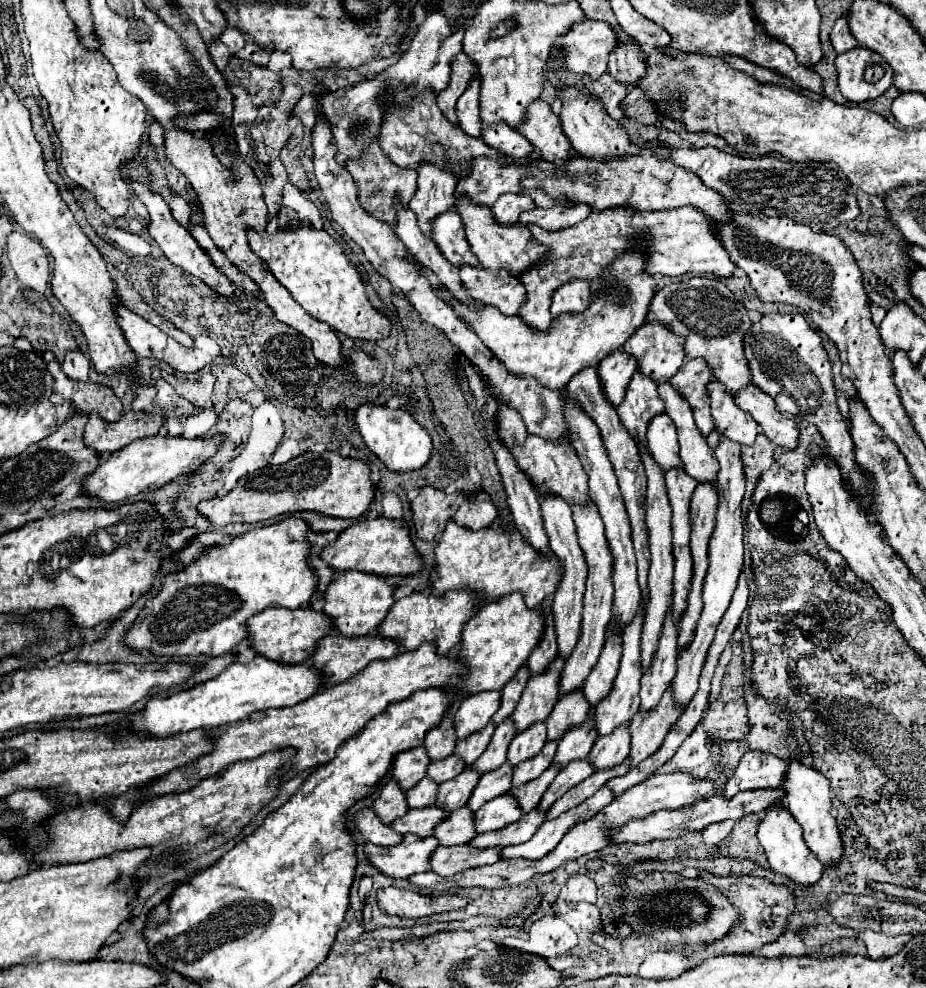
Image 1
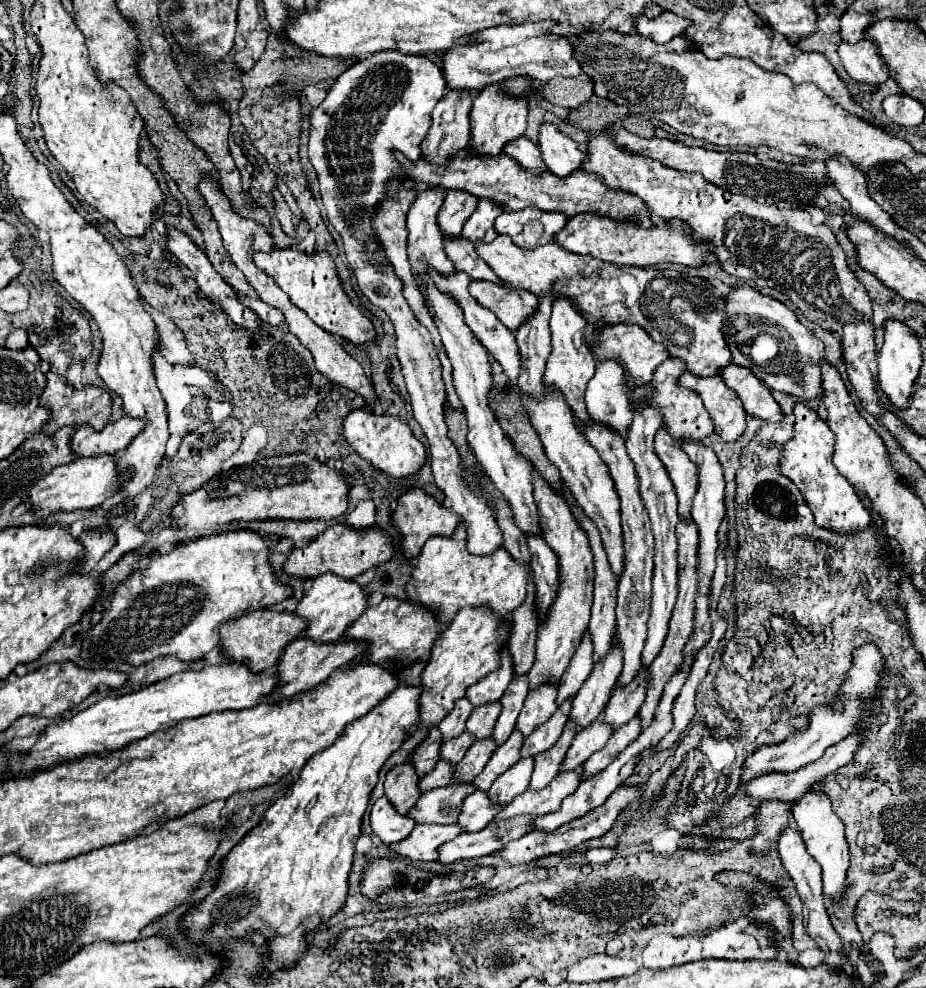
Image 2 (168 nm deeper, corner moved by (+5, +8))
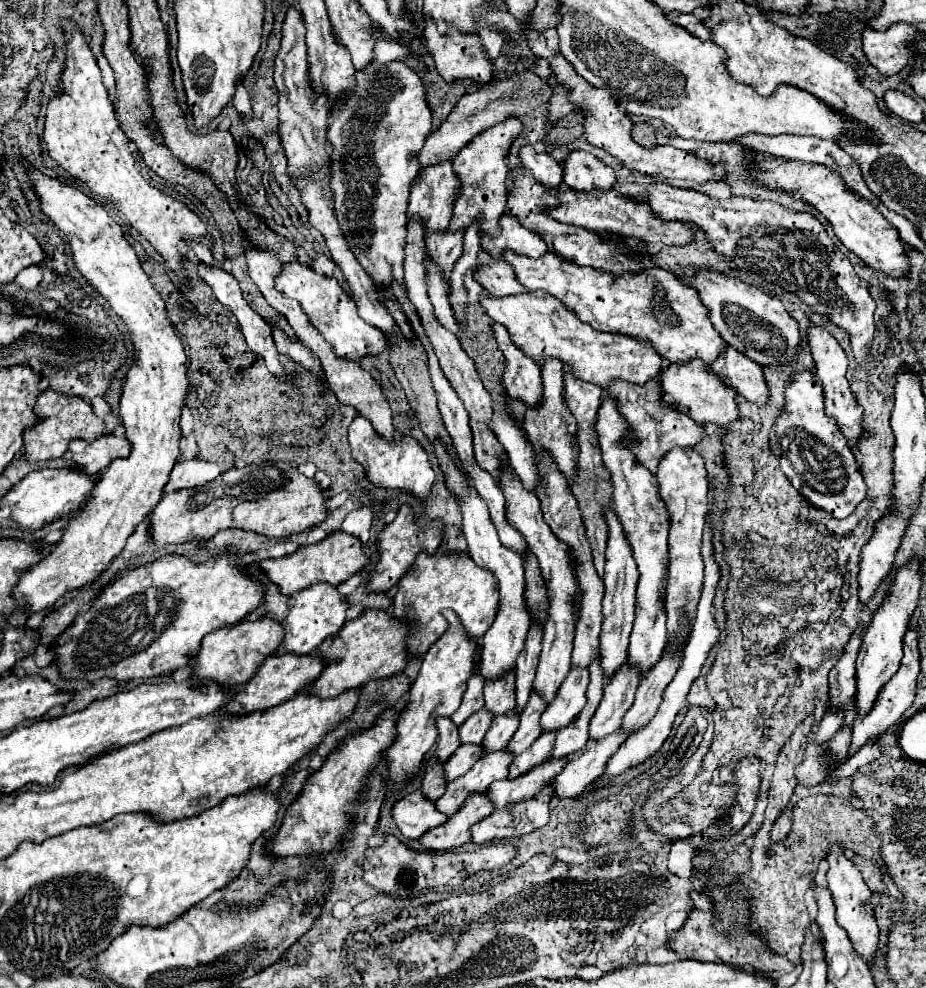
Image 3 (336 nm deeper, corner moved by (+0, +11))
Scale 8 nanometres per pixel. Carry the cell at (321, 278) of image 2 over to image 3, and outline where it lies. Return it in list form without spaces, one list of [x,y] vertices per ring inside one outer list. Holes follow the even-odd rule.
[[[291,262],[283,268],[283,272],[275,280],[275,288],[283,292],[287,298],[299,302],[309,322],[323,334],[323,338],[333,346],[333,352],[341,360],[361,360],[365,356],[377,356],[385,350],[385,334],[377,328],[365,324],[355,312],[355,302],[347,296],[335,278],[319,276],[315,270],[301,266],[299,262]]]

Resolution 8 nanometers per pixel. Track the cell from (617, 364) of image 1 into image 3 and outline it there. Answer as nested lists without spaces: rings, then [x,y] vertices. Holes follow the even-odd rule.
[[[603,400],[599,408],[599,422],[597,422],[597,434],[599,434],[599,446],[603,452],[603,462],[607,470],[611,472],[613,482],[613,510],[617,512],[619,520],[623,522],[623,530],[627,536],[627,542],[631,546],[633,558],[639,568],[639,584],[637,584],[637,604],[635,604],[635,624],[631,632],[631,644],[629,644],[629,662],[639,668],[641,674],[645,674],[649,668],[653,668],[667,644],[667,628],[665,628],[665,588],[669,580],[669,552],[667,552],[667,532],[669,532],[669,512],[659,498],[657,492],[657,478],[635,460],[635,456],[623,448],[621,438],[629,430],[629,424],[619,414],[613,400]]]

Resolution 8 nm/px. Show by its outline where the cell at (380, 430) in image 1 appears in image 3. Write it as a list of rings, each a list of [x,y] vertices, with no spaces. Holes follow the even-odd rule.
[[[357,416],[351,426],[349,426],[349,444],[353,458],[365,468],[369,482],[381,488],[395,488],[395,490],[405,490],[413,494],[419,500],[425,500],[431,494],[431,486],[435,480],[435,474],[429,466],[425,450],[417,444],[413,438],[401,438],[401,442],[389,444],[385,438],[381,438],[371,422],[363,416]]]

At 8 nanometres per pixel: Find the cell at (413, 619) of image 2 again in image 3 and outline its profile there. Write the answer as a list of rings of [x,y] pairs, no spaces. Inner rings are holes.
[[[367,610],[353,622],[347,622],[335,636],[323,640],[317,648],[317,656],[325,662],[323,672],[311,682],[309,692],[319,698],[335,698],[345,690],[361,688],[369,680],[389,678],[401,674],[409,662],[405,638],[409,634],[409,626],[395,620],[389,612],[383,610]]]

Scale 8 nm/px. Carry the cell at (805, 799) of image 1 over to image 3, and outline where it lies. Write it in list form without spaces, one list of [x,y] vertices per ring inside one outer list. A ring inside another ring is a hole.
[[[837,844],[831,846],[827,862],[831,866],[827,872],[827,882],[829,882],[829,890],[837,908],[837,924],[847,930],[855,952],[867,964],[871,964],[875,960],[877,944],[879,944],[879,926],[875,922],[875,906],[871,902],[871,890],[867,888],[861,872],[855,868],[855,864],[845,856],[845,852]]]

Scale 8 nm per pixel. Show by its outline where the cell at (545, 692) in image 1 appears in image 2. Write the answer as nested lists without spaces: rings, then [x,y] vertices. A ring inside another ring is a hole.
[[[532,467],[534,475],[534,501],[538,503],[538,513],[542,515],[542,533],[546,543],[554,549],[560,563],[560,587],[556,601],[546,613],[544,625],[538,629],[536,641],[536,661],[528,673],[530,691],[542,685],[556,685],[564,675],[578,643],[582,641],[582,631],[588,627],[590,607],[592,607],[592,583],[594,583],[594,563],[592,563],[592,549],[586,533],[582,531],[580,523],[572,515],[572,505],[568,503],[566,495],[552,489],[544,477]]]

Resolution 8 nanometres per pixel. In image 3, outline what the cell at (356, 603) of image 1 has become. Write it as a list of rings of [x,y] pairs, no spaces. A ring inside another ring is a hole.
[[[315,584],[315,586],[309,586],[307,590],[297,592],[291,600],[289,614],[283,620],[285,638],[279,646],[281,652],[293,652],[293,654],[303,654],[303,656],[313,654],[327,636],[333,636],[343,628],[347,608],[349,608],[349,604],[347,604],[345,596],[341,596],[337,592],[337,588],[331,584]]]

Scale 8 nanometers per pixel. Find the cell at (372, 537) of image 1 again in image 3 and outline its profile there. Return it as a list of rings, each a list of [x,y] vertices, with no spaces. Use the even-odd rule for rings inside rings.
[[[335,532],[319,544],[297,548],[297,552],[293,552],[291,556],[283,556],[279,560],[261,560],[259,568],[269,576],[269,580],[273,584],[279,586],[281,594],[291,596],[299,590],[309,588],[319,582],[327,582],[331,586],[337,586],[337,584],[345,582],[349,576],[357,574],[367,562],[369,562],[369,556],[365,554],[359,538],[345,534],[345,532]]]

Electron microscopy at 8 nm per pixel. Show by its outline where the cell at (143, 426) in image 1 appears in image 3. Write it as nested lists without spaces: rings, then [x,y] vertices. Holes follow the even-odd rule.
[[[113,434],[99,436],[95,442],[73,440],[69,444],[69,454],[75,464],[85,474],[99,474],[103,468],[109,466],[115,458],[127,458],[131,452],[131,444],[125,436],[117,438]]]

